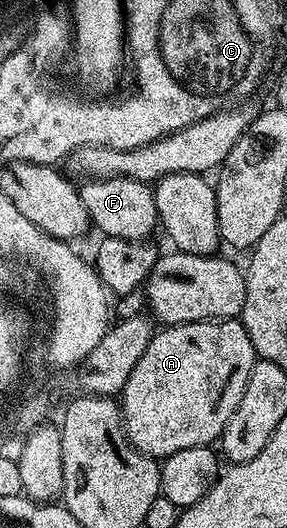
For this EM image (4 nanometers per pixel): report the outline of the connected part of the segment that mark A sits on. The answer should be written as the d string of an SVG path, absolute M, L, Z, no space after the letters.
M241 321L189 322L159 329L150 339L148 348L144 348L144 356L136 360L136 368L132 368L132 376L128 376L128 384L124 384L120 395L126 439L141 454L149 454L155 460L164 460L184 448L217 443L244 396L255 361L252 340L248 340L248 332Z

